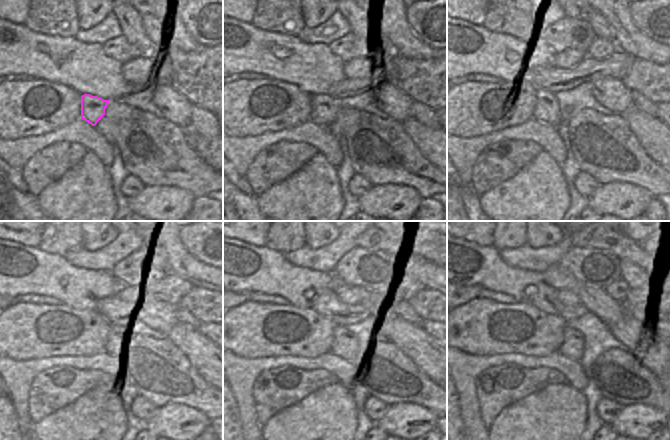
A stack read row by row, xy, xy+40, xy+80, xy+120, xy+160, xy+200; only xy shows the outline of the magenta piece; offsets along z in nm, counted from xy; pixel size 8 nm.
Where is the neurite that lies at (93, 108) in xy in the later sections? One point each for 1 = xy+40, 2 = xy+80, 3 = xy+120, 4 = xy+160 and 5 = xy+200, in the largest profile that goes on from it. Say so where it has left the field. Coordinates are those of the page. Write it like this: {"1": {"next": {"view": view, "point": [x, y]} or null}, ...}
{"1": {"next": {"view": "xy+40", "point": [324, 108]}}, "2": {"next": {"view": "xy+80", "point": [547, 111]}}, "3": {"next": {"view": "xy+120", "point": [117, 342]}}, "4": {"next": {"view": "xy+160", "point": [344, 346]}}, "5": {"next": {"view": "xy+200", "point": [573, 344]}}}

